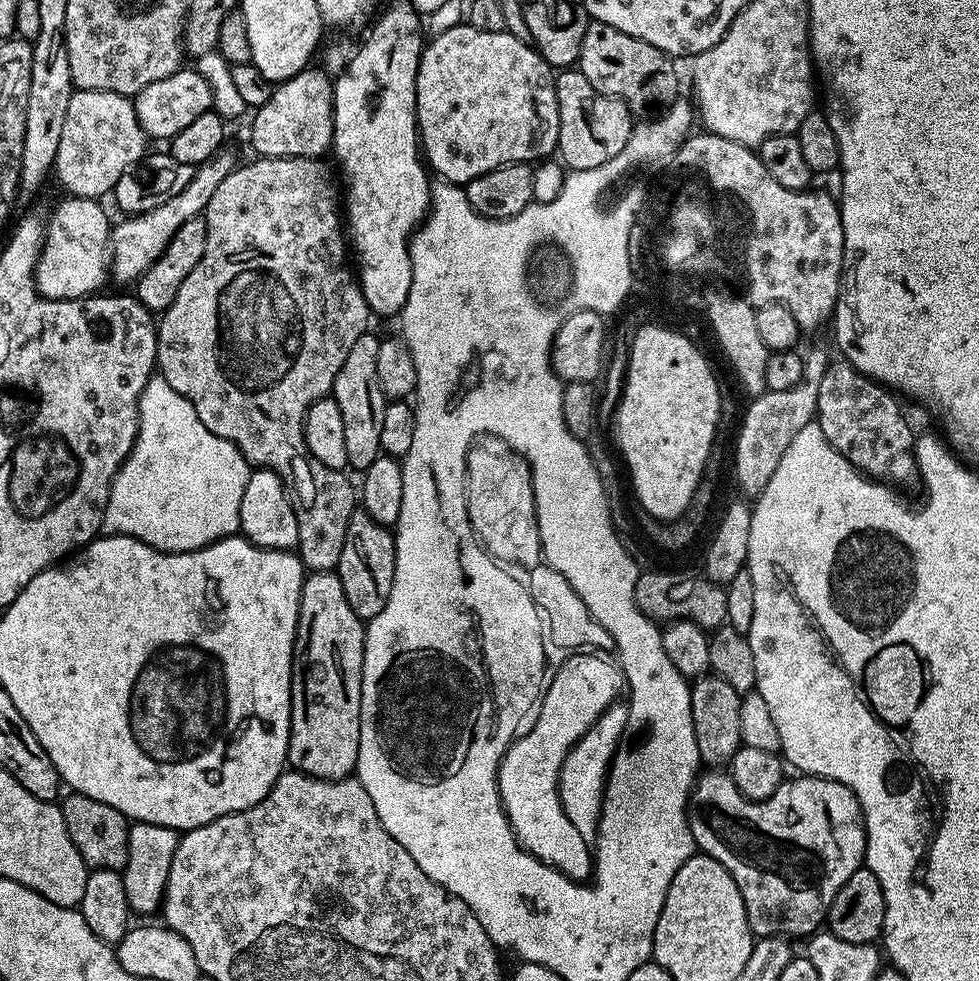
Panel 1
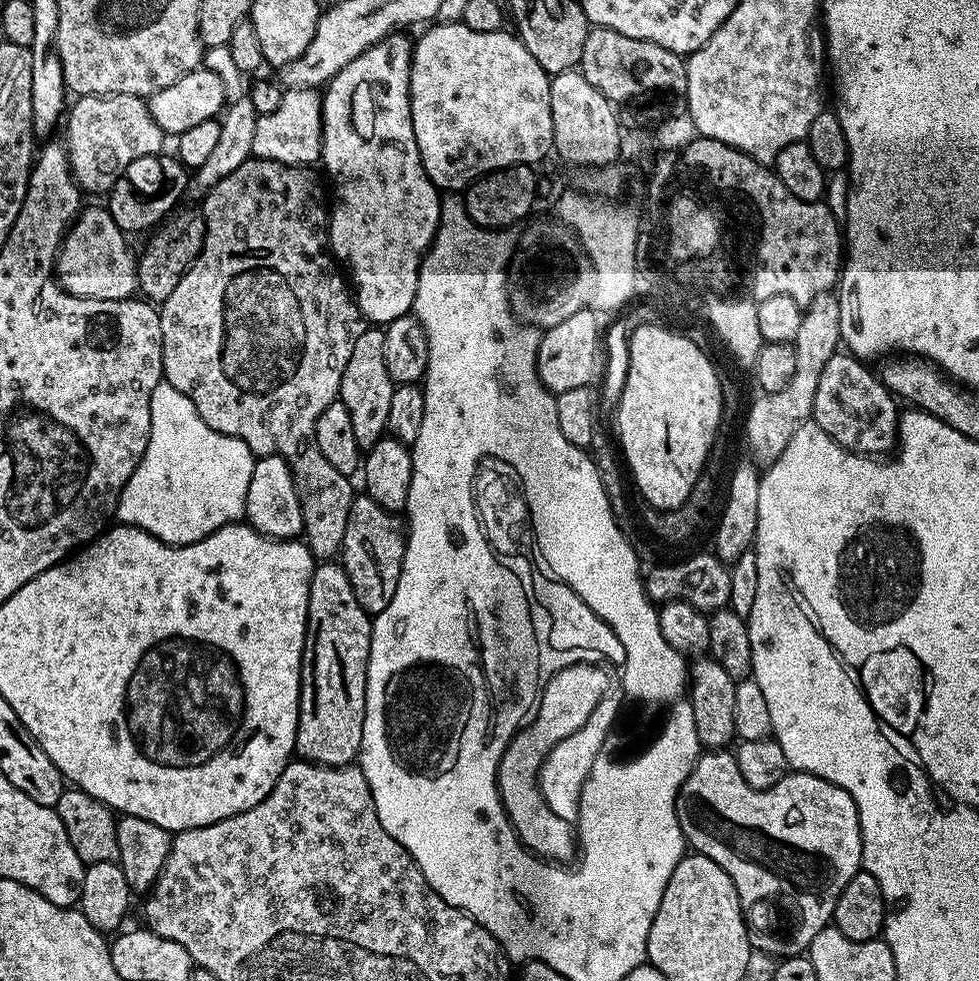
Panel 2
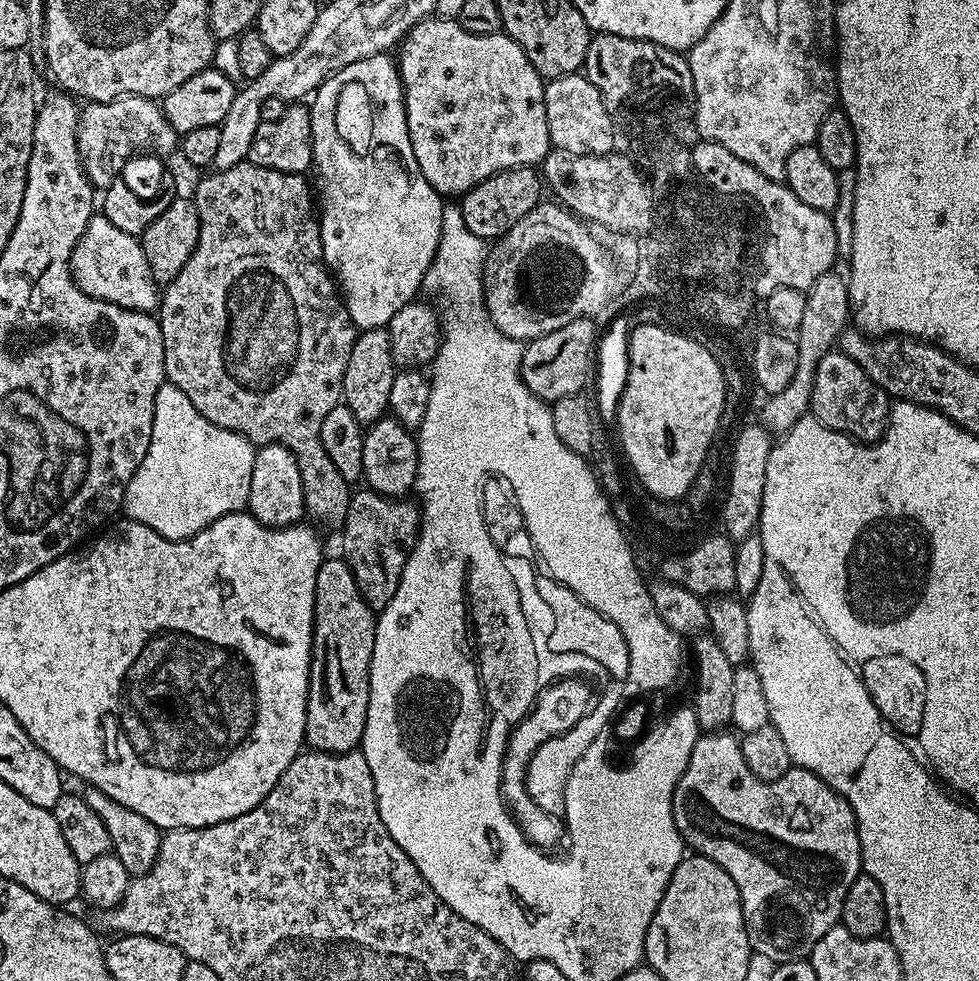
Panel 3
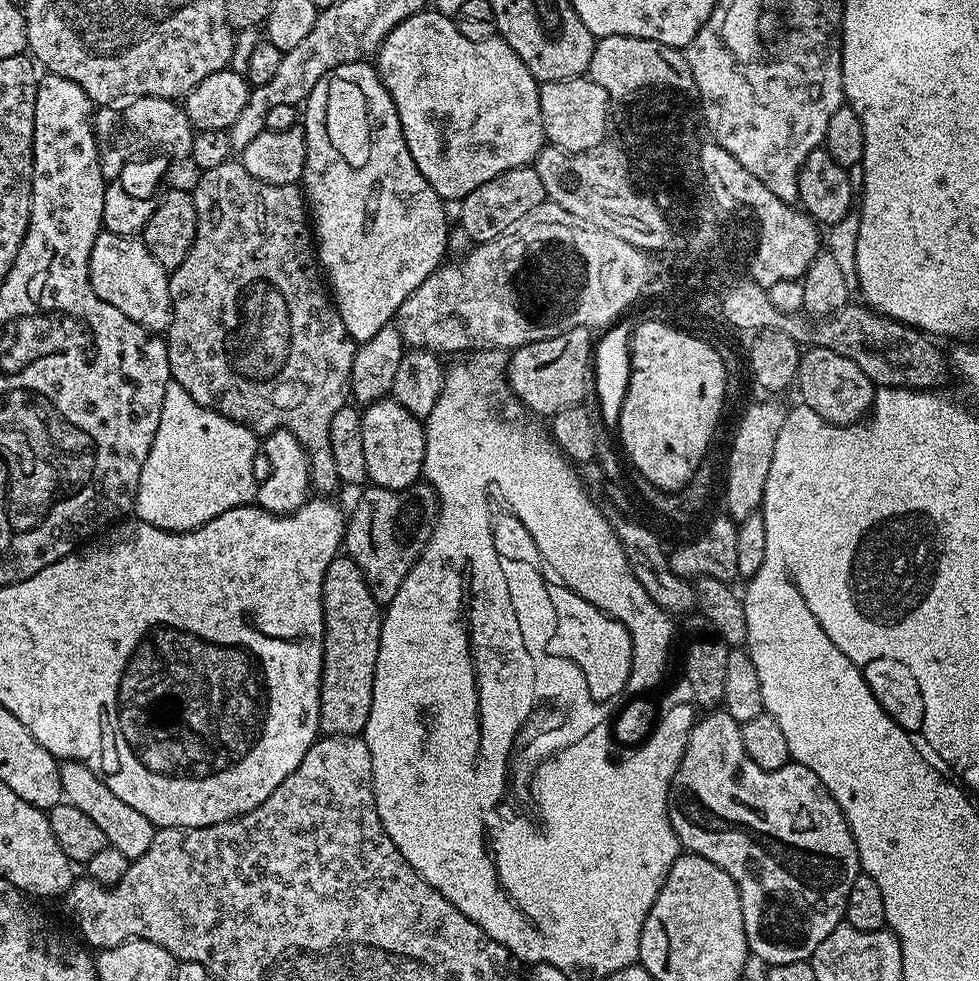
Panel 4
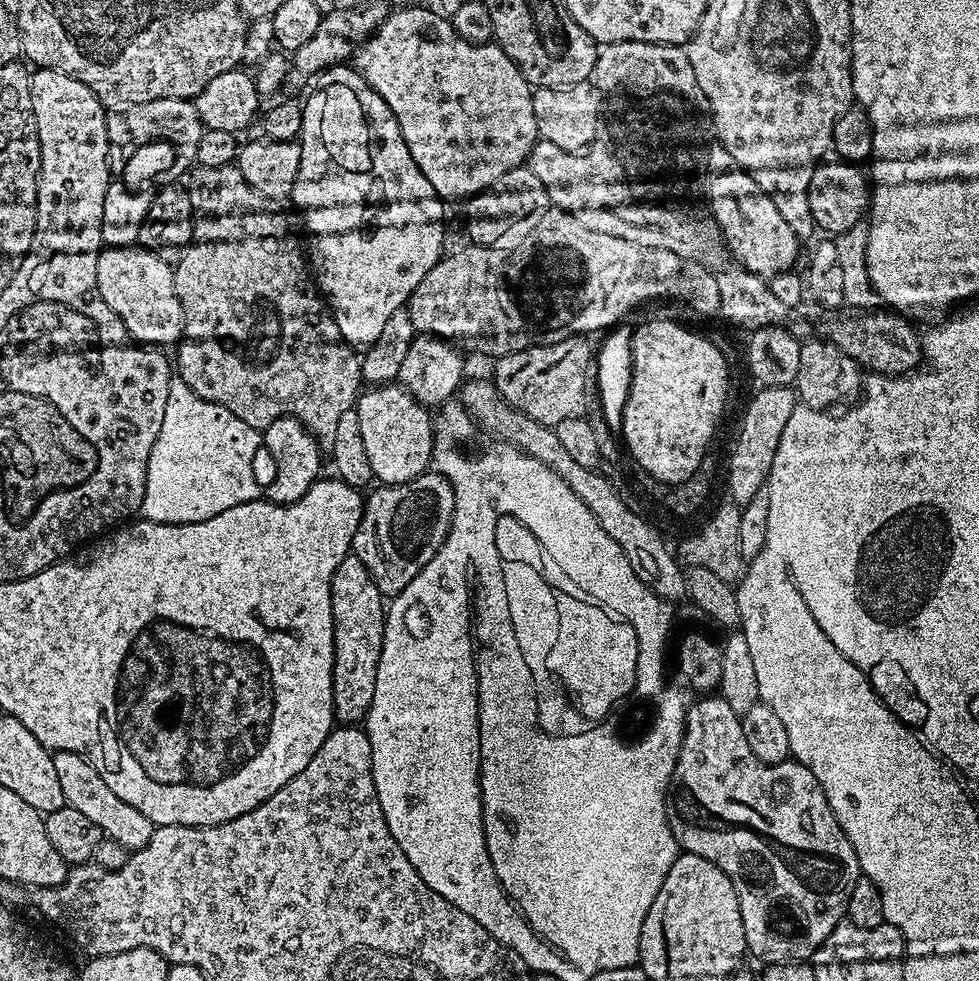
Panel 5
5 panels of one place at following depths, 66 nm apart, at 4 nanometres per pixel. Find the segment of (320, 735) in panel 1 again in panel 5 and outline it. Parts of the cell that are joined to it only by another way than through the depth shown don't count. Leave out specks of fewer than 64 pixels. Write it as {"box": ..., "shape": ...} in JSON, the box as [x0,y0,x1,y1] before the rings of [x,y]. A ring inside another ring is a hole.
{"box":[332,554,386,726],"shape":[[[349,554],[338,562],[332,579],[332,613],[334,614],[334,710],[337,721],[344,726],[356,726],[367,717],[370,702],[374,702],[374,682],[378,679],[378,658],[384,645],[384,618],[386,615],[386,597],[374,586],[370,570],[362,566],[362,558]]]}

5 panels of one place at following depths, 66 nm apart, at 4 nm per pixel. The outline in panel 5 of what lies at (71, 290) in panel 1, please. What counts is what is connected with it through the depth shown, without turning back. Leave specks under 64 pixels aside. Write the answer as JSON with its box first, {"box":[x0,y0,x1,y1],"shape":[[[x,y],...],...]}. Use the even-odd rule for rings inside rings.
{"box":[98,246,184,346],"shape":[[[139,246],[105,247],[98,258],[98,291],[102,294],[106,306],[110,306],[110,310],[114,310],[114,314],[124,320],[128,335],[140,346],[175,345],[184,334],[184,311],[174,290],[174,268],[171,263],[167,264],[164,258],[161,253],[149,252],[147,248]]]}

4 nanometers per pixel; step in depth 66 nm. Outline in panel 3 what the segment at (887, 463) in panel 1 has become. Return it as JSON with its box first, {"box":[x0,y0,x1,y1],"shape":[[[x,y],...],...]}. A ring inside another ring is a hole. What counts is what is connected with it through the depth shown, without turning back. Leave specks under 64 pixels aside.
{"box":[810,350,889,442],"shape":[[[833,350],[824,355],[822,362],[818,362],[818,370],[814,370],[810,412],[818,422],[822,422],[822,426],[846,434],[857,442],[875,442],[888,428],[889,411],[888,393],[868,377],[866,370],[862,370],[854,358]]]}

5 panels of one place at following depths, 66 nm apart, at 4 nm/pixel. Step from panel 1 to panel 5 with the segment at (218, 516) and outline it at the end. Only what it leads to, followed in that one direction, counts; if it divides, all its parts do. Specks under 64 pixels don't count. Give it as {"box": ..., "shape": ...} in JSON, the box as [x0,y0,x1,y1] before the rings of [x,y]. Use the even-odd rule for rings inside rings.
{"box":[140,378,262,524],"shape":[[[173,378],[166,394],[166,414],[158,442],[150,450],[146,470],[146,494],[140,512],[143,519],[159,524],[206,522],[230,506],[261,499],[262,484],[256,481],[256,455],[262,452],[262,432],[246,426],[226,406],[198,398],[186,382]]]}

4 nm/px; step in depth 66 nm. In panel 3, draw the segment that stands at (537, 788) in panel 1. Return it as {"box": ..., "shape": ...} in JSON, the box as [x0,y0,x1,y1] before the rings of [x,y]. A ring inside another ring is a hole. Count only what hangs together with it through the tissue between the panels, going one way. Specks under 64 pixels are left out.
{"box":[498,678,602,861],"shape":[[[560,678],[544,680],[546,686],[550,686],[550,694],[546,692],[546,698],[536,698],[536,712],[530,716],[526,724],[518,728],[514,734],[508,752],[502,758],[502,770],[498,774],[498,796],[504,801],[504,809],[513,826],[523,832],[525,844],[538,854],[544,855],[544,860],[561,861],[569,854],[569,836],[561,819],[554,818],[552,808],[542,804],[542,812],[530,802],[522,788],[522,774],[528,756],[538,756],[540,750],[554,742],[570,736],[588,716],[592,716],[598,706],[602,704],[601,693],[595,688],[589,687],[589,683],[582,678],[579,682],[566,682]]]}

